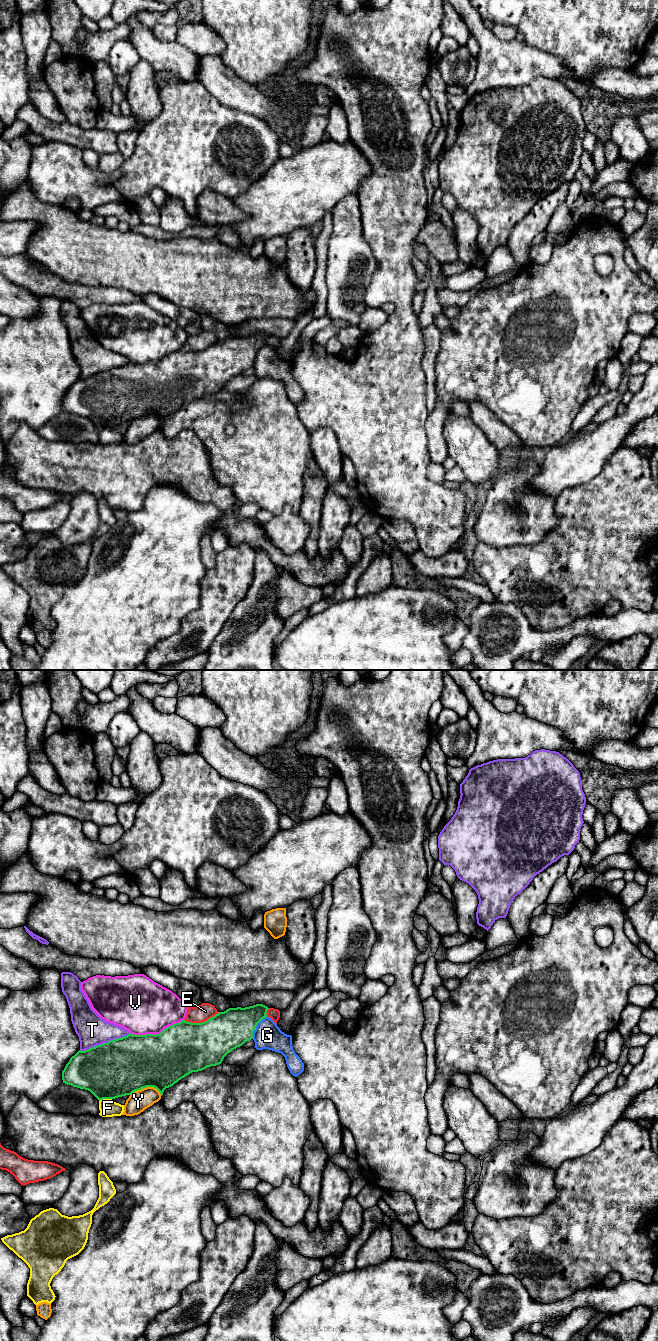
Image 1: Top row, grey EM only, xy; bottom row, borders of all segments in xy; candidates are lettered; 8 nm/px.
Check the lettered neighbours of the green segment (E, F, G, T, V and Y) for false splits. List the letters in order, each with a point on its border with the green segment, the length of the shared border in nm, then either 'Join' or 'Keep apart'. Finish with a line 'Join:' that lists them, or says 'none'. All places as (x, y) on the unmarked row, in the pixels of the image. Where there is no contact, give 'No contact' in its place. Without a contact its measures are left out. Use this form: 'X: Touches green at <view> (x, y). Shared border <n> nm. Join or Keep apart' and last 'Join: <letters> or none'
E: Touches green at xy (202, 350). Shared border 300 nm. Keep apart
F: Touches green at xy (105, 426). Shared border 110 nm. Keep apart
G: Touches green at xy (255, 355). Shared border 220 nm. Keep apart
T: Touches green at xy (105, 371). Shared border 440 nm. Keep apart
V: Touches green at xy (156, 362). Shared border 440 nm. Keep apart
Y: Touches green at xy (145, 415). Shared border 260 nm. Keep apart
Join: none

